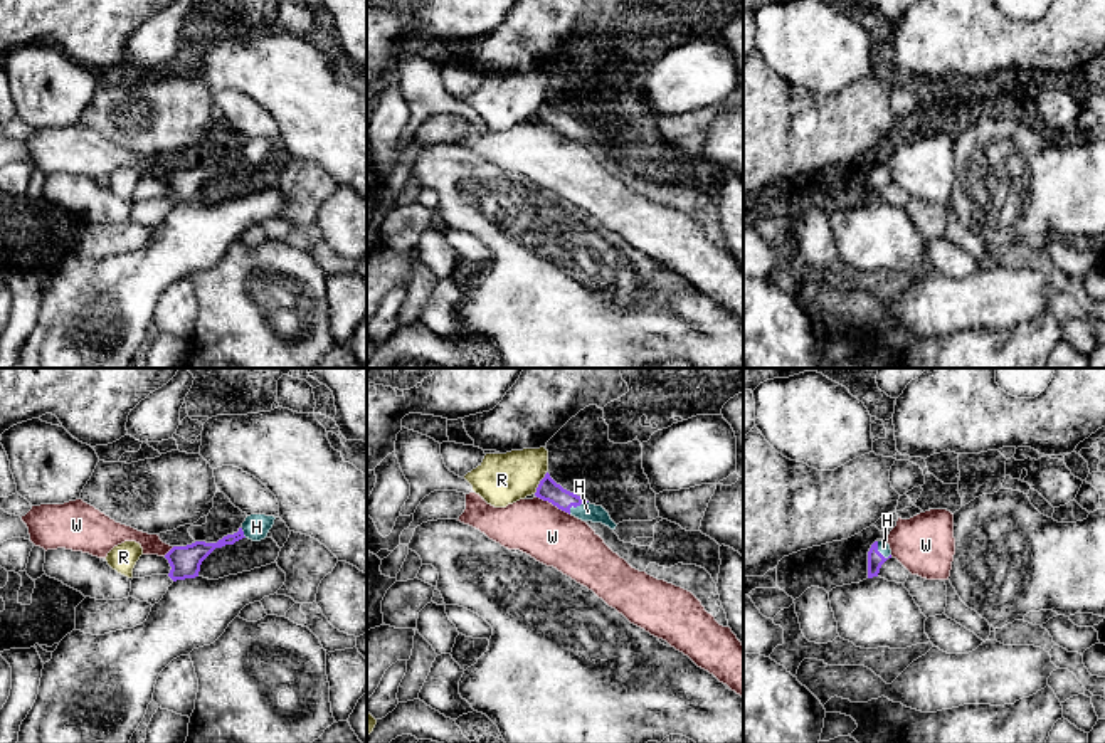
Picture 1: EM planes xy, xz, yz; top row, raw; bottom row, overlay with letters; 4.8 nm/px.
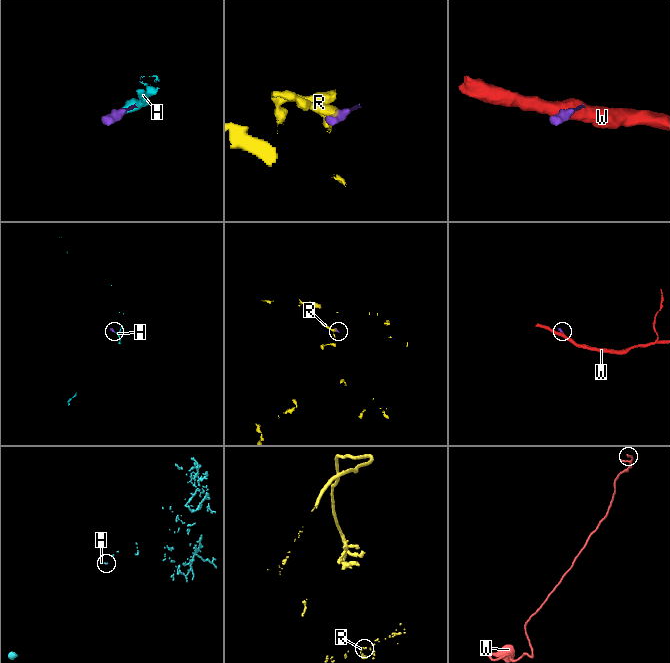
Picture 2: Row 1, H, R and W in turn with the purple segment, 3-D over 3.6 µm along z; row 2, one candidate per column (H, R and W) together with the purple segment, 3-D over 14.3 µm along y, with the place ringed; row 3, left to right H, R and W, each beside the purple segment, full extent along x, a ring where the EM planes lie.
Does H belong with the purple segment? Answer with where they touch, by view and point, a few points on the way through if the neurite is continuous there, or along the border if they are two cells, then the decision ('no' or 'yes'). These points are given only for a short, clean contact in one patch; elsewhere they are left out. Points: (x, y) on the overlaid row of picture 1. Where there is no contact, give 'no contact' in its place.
xz (576, 506) | across xz (549, 490), (576, 506), (587, 511) | yes

